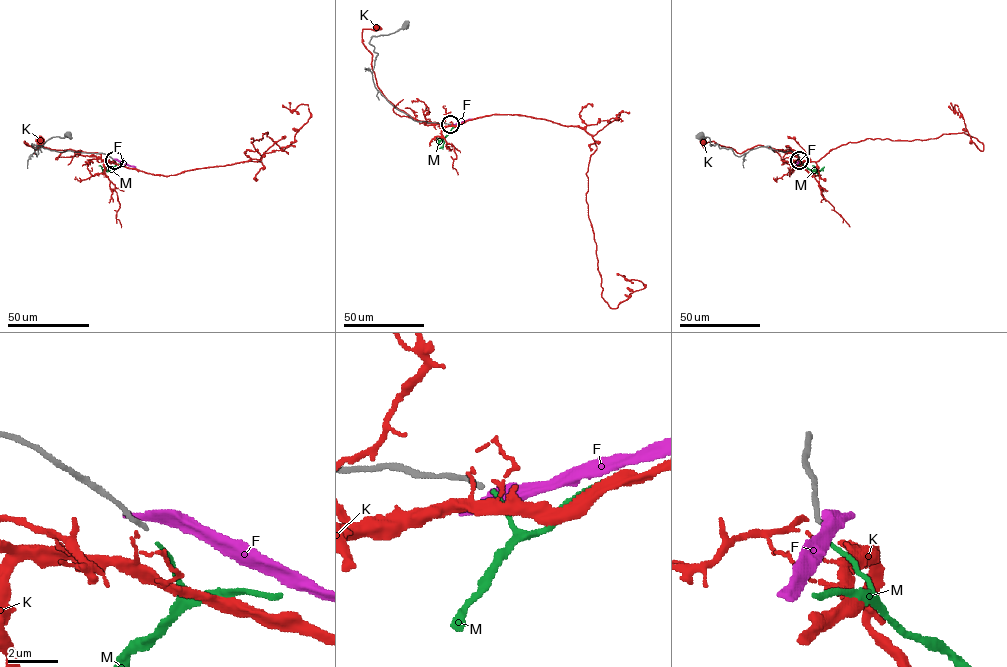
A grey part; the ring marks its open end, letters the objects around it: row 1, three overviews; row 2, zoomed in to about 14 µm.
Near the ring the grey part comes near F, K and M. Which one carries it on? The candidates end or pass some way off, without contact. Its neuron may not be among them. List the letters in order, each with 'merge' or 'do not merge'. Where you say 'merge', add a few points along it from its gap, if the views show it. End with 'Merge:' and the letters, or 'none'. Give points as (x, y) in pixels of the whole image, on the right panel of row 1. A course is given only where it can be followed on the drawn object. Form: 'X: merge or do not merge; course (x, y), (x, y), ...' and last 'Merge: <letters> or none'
F: do not merge
K: do not merge
M: merge; course (799, 160), (809, 169), (823, 171)
Merge: M

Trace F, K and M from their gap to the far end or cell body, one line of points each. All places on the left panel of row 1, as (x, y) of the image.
F: (114, 159), (136, 167)
K: (113, 160), (104, 161), (96, 152), (40, 145), (34, 153), (34, 147), (24, 141), (37, 148), (38, 140)
M: (114, 160), (111, 169), (102, 171)

